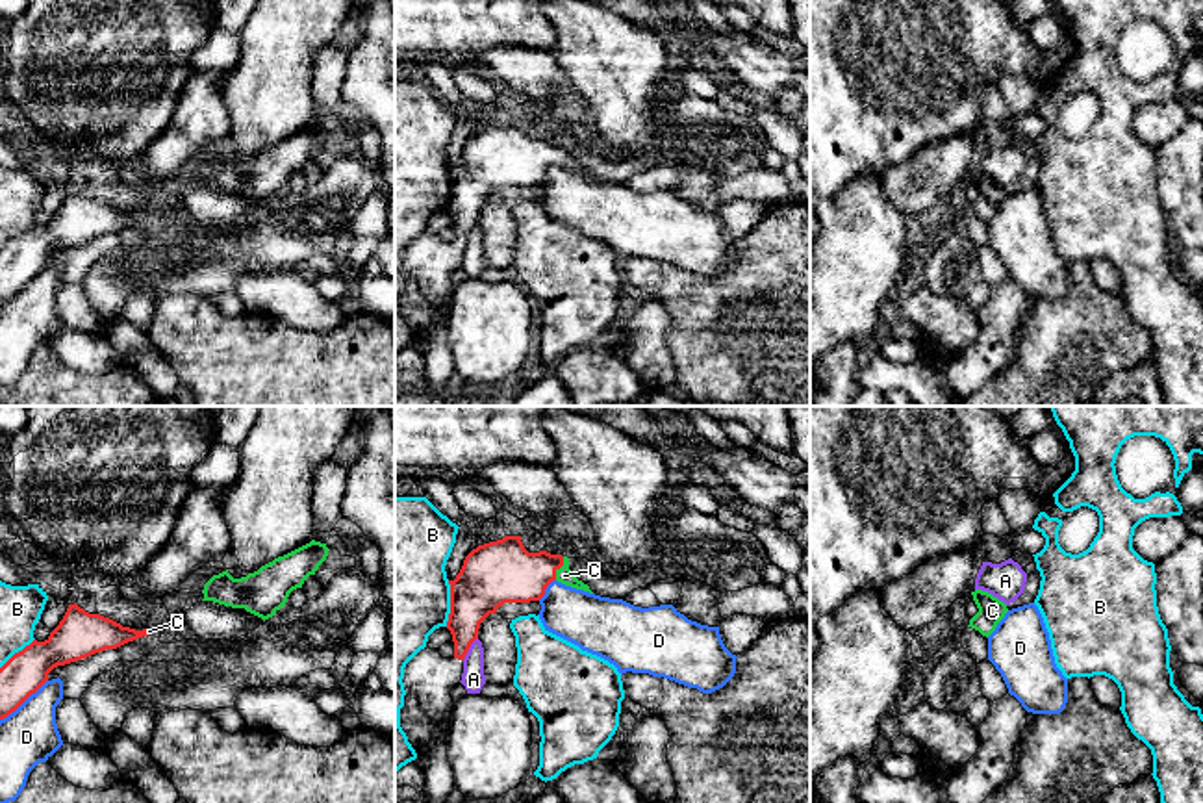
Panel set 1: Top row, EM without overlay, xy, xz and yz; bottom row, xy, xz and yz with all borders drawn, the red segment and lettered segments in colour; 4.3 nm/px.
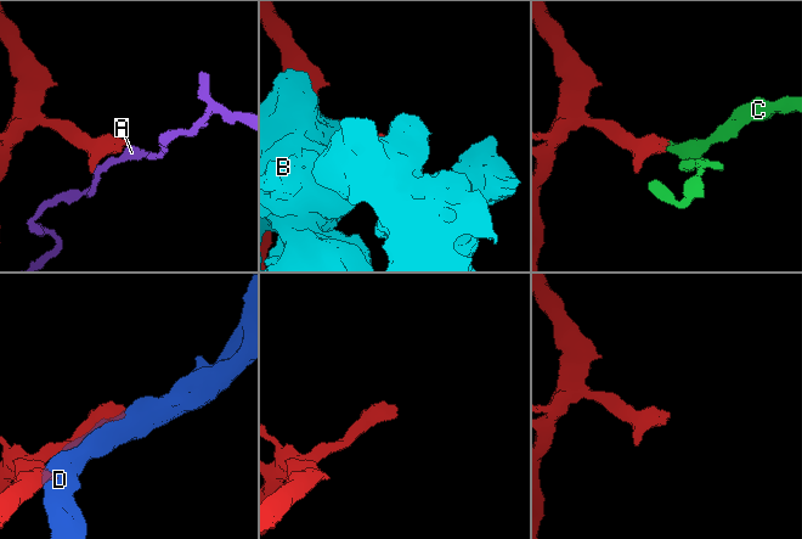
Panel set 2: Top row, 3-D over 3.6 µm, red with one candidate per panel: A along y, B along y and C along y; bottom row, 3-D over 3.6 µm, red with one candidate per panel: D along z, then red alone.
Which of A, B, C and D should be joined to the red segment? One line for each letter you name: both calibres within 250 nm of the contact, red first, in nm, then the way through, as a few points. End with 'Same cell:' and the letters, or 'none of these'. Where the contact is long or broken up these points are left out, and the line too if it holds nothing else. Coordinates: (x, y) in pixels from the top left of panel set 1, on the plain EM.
C: 280 nm thick on the red side, 70 nm on the other; runs through xz (501, 156), (558, 152), (564, 160)
Same cell: C

